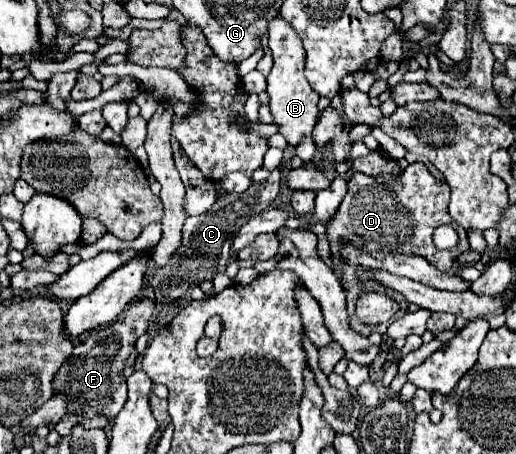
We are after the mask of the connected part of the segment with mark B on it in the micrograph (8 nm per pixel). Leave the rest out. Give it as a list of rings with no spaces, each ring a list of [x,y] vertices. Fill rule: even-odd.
[[[277,16],[273,18],[273,22],[269,22],[267,36],[269,36],[271,56],[273,56],[273,68],[267,76],[267,94],[271,96],[269,106],[273,112],[275,124],[279,126],[279,132],[287,138],[291,146],[297,146],[305,134],[313,132],[313,126],[319,116],[319,110],[317,110],[319,94],[309,86],[303,74],[305,50],[303,50],[299,34],[281,16]]]

